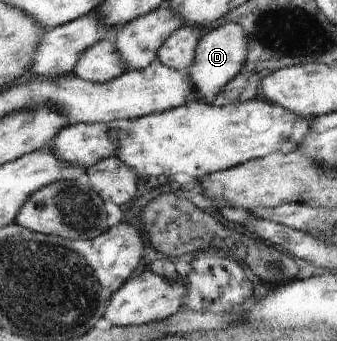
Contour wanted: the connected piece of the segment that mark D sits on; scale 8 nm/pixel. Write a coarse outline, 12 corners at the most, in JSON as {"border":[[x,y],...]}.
{"border":[[239,23],[207,28],[186,70],[196,97],[215,96],[247,58]]}

